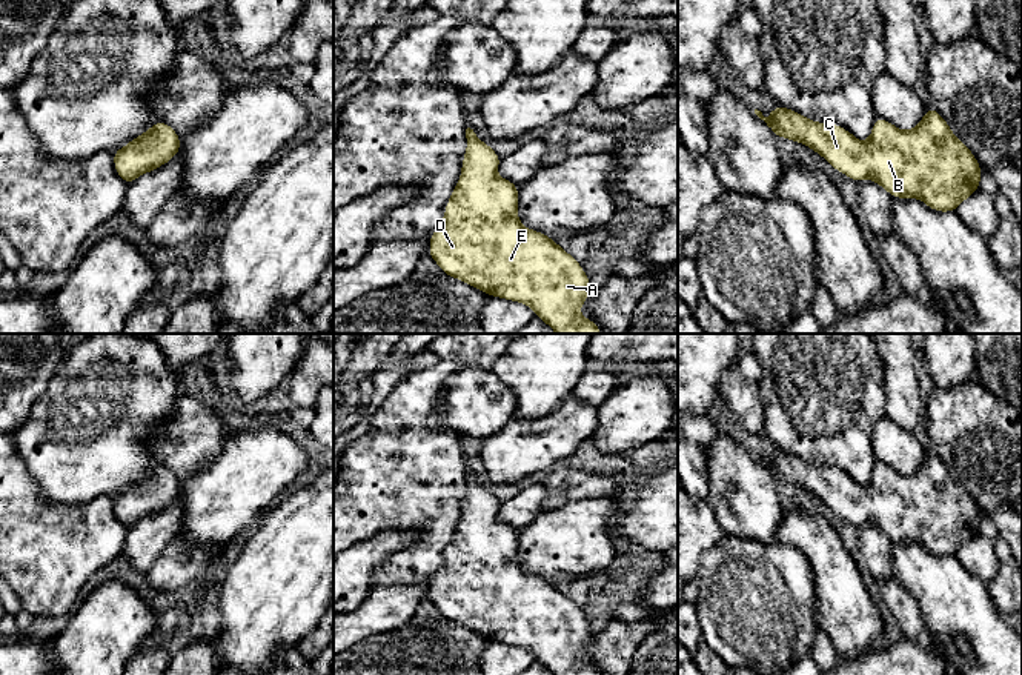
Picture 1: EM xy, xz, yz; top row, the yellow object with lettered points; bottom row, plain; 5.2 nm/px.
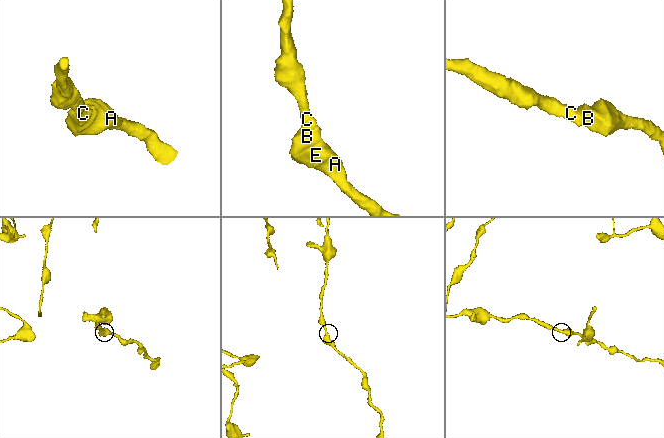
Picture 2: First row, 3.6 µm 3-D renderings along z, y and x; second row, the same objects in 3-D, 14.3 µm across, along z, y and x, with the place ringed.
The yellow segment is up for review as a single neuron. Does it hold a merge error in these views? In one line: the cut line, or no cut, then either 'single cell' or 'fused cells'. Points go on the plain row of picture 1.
no cut; single cell

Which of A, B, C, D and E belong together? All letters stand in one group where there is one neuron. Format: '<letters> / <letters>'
A B C D E

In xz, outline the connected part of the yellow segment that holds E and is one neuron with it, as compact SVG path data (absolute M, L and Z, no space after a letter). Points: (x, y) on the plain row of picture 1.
M466 474L466 483L463 520L444 552L444 566L430 580L427 598L443 618L489 641L527 649L553 675L601 675L596 666L579 660L592 638L582 610L549 580L523 570L516 558L519 530L496 520L501 501L473 474Z

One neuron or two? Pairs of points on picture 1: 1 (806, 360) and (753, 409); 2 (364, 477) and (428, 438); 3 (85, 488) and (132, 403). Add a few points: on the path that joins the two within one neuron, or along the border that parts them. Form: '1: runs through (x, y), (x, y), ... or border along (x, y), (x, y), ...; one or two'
1: border along (756, 383), (764, 406), (764, 431); two
2: runs through (380, 477), (389, 477), (412, 454); one
3: runs through (85, 466), (85, 462), (120, 425); one

